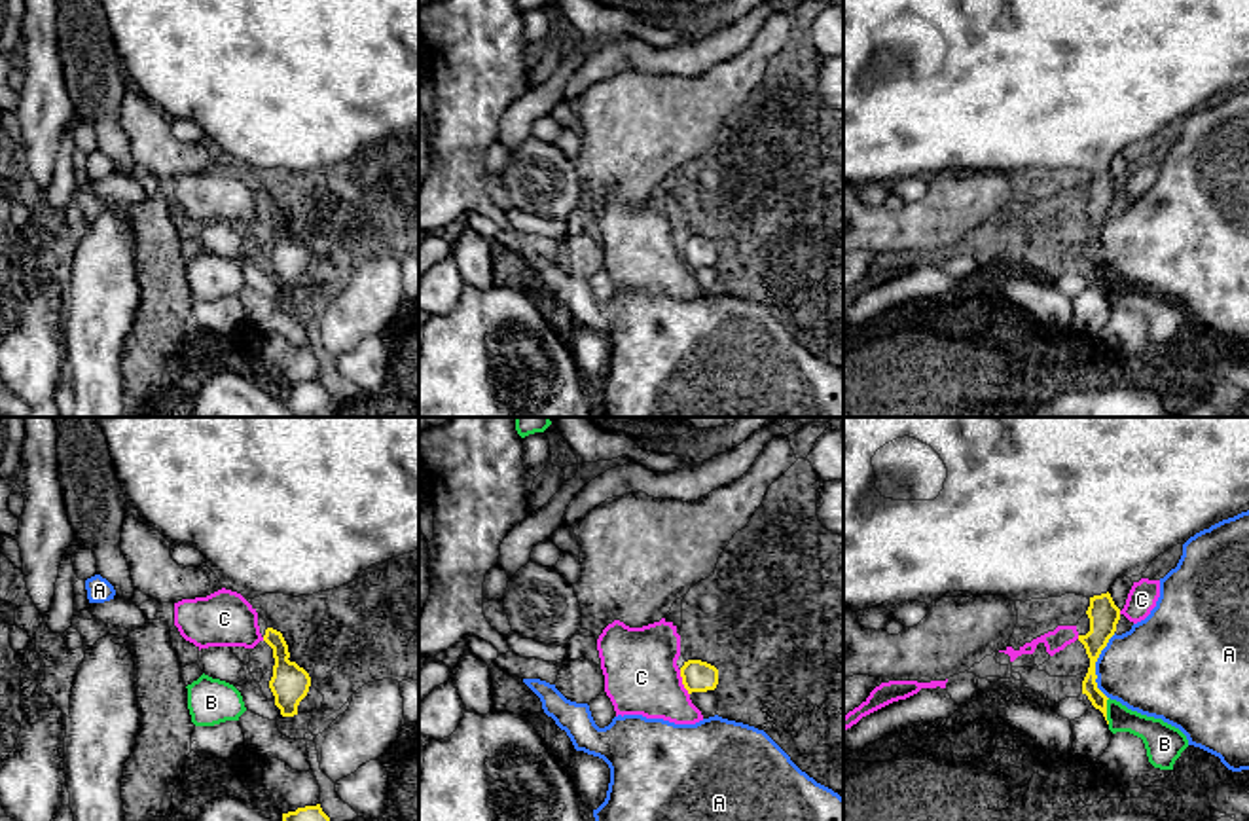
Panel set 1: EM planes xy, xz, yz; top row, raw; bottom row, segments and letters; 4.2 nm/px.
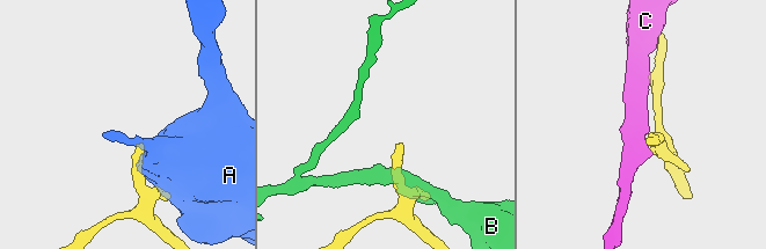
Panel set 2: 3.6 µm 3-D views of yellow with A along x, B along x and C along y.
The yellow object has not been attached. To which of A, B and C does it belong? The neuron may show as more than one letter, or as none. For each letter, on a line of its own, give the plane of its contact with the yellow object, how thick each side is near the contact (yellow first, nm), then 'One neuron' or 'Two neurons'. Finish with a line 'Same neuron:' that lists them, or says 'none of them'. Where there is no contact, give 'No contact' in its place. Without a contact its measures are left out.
A: Touches yellow in yz. Thickness 130 nm (yellow) against 380 nm. Two neurons
B: Touches yellow in yz. Thickness 70 nm (yellow) against 140 nm. Two neurons
C: Touches yellow in xz. Thickness 130 nm (yellow) against 320 nm. Two neurons
Same neuron: none of them

